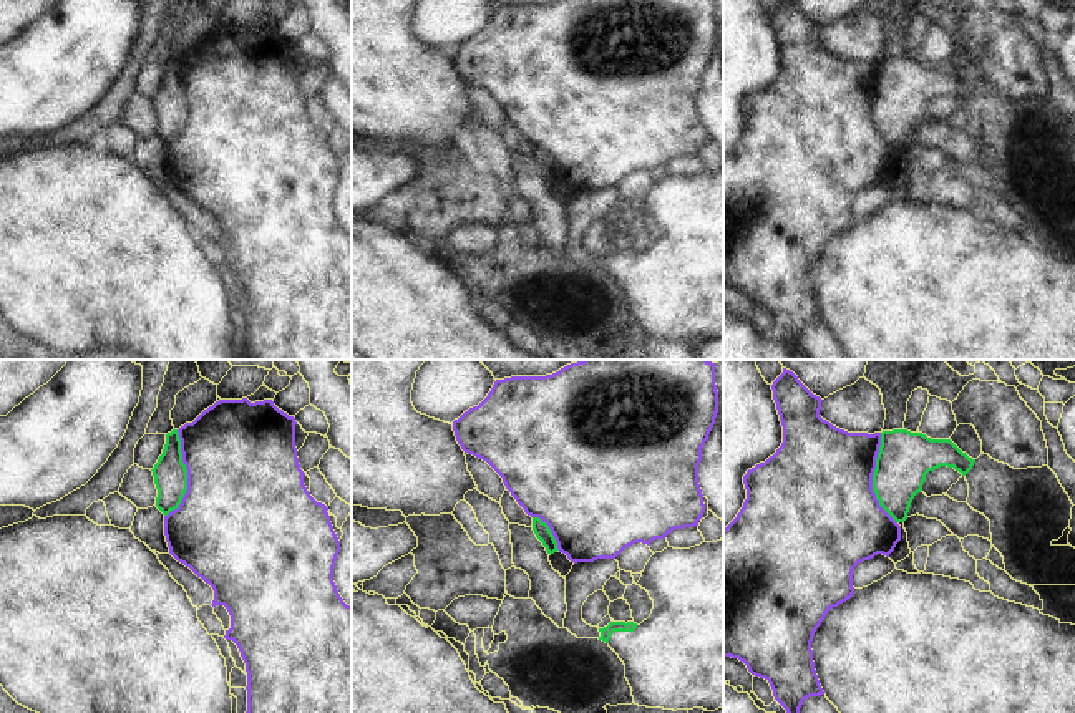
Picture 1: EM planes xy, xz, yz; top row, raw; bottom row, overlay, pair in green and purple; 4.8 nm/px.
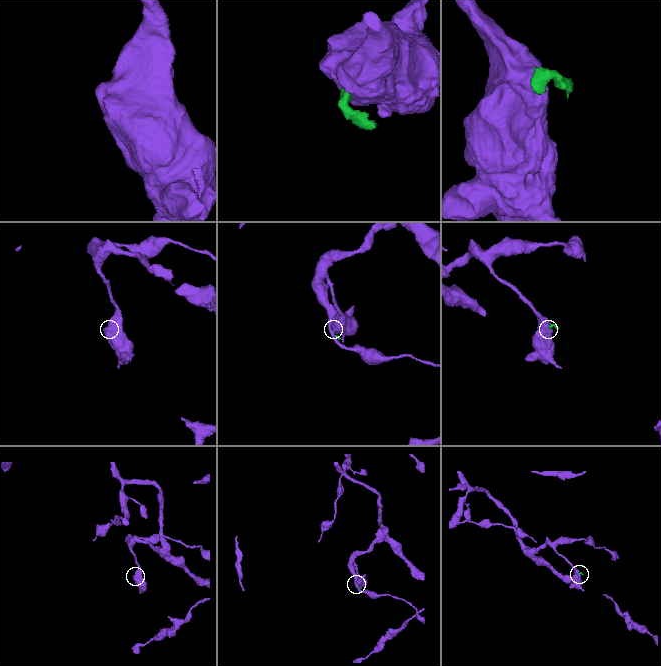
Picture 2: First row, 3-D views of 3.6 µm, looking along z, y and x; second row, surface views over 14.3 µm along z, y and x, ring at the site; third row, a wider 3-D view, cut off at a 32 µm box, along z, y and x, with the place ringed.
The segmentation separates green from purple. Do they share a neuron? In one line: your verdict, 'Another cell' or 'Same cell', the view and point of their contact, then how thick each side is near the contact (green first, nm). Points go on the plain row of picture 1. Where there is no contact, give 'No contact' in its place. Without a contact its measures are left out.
Another cell. Touches green at xy (186, 103). Thickness 160 nm (green) against 500 nm

